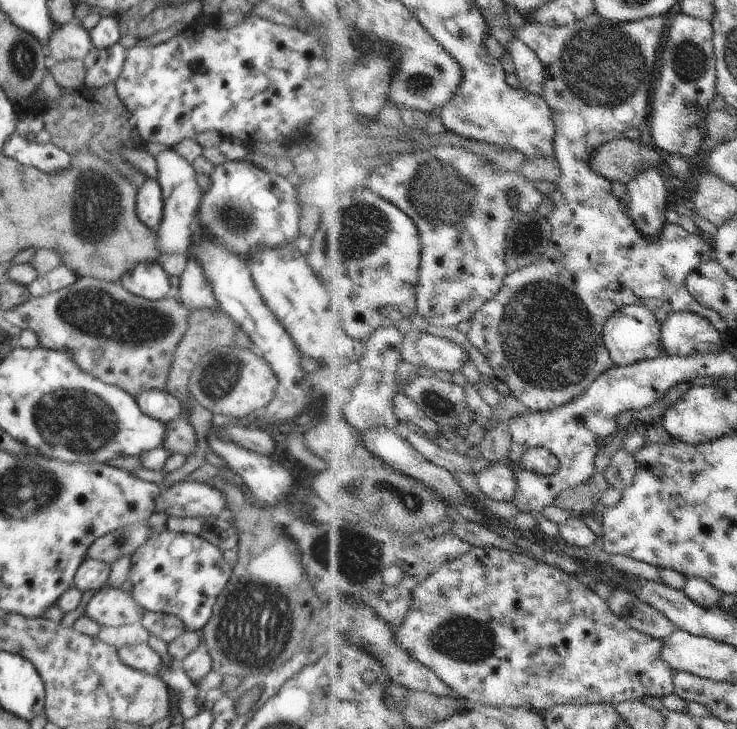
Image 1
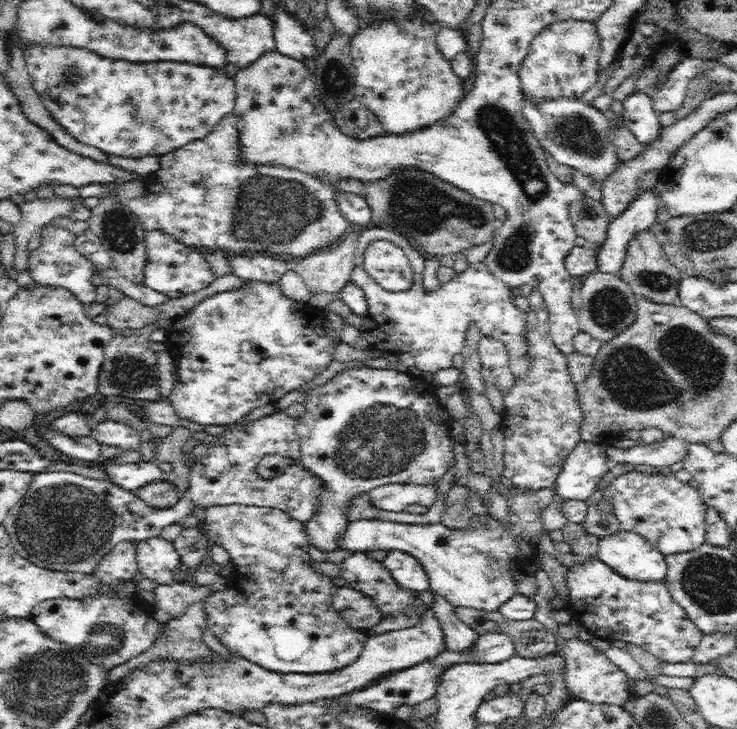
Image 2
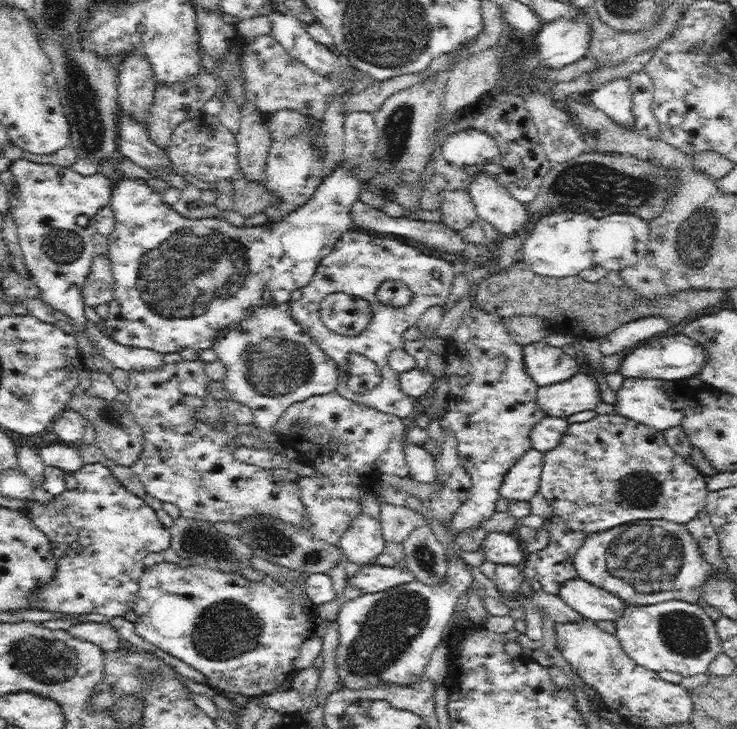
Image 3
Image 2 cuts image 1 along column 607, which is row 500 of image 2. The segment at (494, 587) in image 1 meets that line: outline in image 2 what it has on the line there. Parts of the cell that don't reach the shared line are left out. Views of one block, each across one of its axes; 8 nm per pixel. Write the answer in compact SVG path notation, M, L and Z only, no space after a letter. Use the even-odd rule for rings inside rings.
M622 472L602 489L602 501L612 507L620 531L640 534L664 556L705 544L708 508L698 489L681 482L674 473Z

